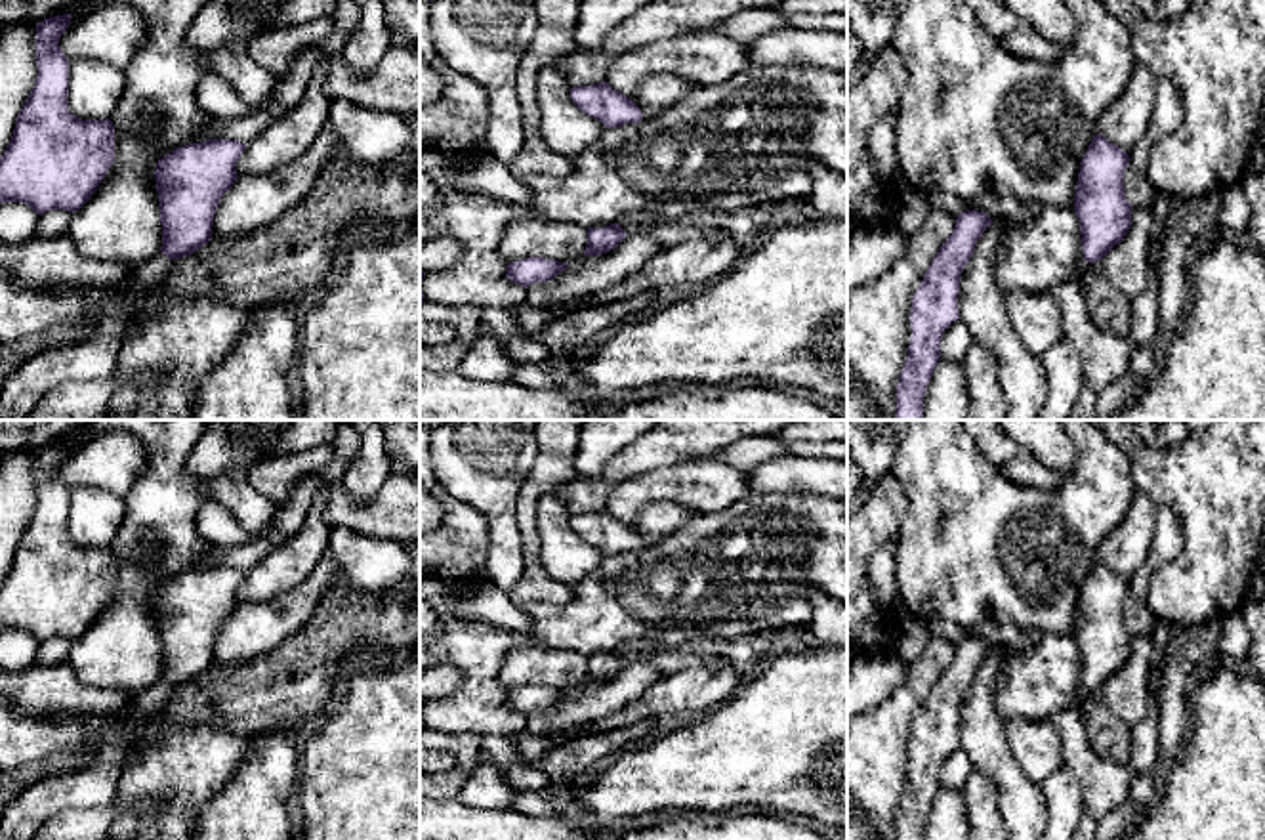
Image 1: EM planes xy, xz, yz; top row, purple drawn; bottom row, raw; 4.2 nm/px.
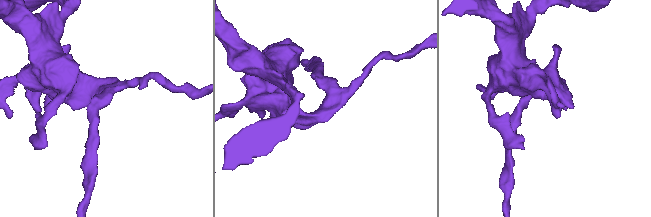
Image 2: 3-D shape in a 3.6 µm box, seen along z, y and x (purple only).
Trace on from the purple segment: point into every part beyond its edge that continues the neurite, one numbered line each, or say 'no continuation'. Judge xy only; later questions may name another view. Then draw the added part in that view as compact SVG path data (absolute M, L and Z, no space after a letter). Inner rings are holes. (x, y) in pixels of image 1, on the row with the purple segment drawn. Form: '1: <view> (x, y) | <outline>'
1: xy (94, 359) | M162 252L132 273L132 290L114 294L92 340L52 347L27 361L0 391L0 420L25 420L36 403L69 380L101 380L116 370L126 336L126 305L153 290L170 271L174 260Z

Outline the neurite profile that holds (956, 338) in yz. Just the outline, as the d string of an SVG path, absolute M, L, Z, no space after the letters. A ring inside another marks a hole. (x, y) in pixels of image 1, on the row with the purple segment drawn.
M958 319L943 334L941 359L952 363L964 363L964 357L971 344L973 344L973 336L965 328L965 325Z

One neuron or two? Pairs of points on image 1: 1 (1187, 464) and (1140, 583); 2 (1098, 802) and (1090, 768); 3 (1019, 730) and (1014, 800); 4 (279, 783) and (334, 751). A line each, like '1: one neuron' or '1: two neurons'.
1: two neurons
2: one neuron
3: two neurons
4: two neurons

